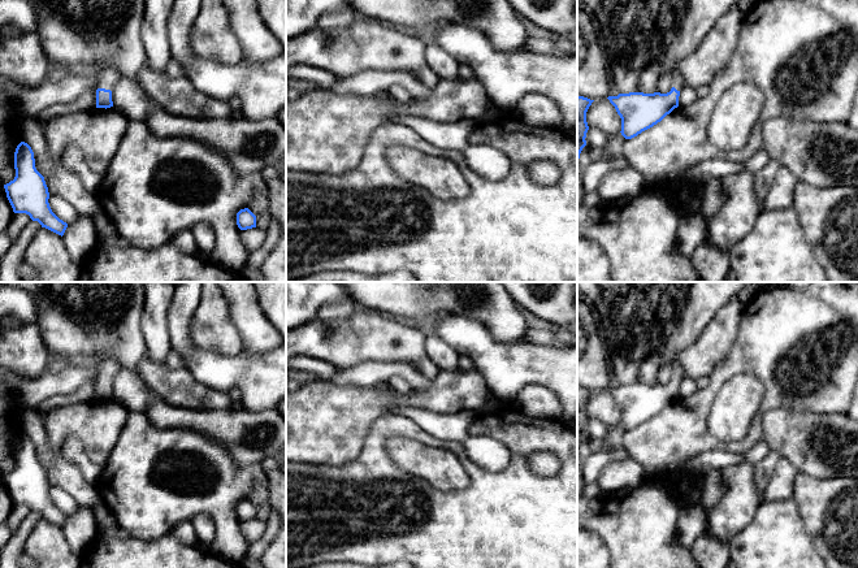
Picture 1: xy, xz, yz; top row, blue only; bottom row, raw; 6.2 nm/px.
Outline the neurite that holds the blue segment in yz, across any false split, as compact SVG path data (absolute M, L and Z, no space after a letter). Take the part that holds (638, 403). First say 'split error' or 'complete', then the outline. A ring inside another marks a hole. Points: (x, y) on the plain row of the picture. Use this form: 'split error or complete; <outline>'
split error; M673 363L673 378L667 385L629 383L608 387L621 409L621 426L632 430L660 413L679 398L679 387L684 377L682 367Z

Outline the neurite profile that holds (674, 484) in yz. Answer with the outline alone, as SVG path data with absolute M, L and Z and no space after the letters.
M668 471L655 476L646 476L644 482L653 481L677 502L681 495L694 487L698 478L702 477L689 472L676 473L675 471Z

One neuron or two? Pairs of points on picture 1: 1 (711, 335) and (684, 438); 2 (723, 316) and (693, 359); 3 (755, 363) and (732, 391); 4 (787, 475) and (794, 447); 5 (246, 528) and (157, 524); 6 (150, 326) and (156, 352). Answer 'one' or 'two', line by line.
1: two
2: one
3: two
4: two
5: two
6: one

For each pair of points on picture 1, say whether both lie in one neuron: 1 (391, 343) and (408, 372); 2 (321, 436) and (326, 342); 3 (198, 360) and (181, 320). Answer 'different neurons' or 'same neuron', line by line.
1: different neurons
2: different neurons
3: same neuron

